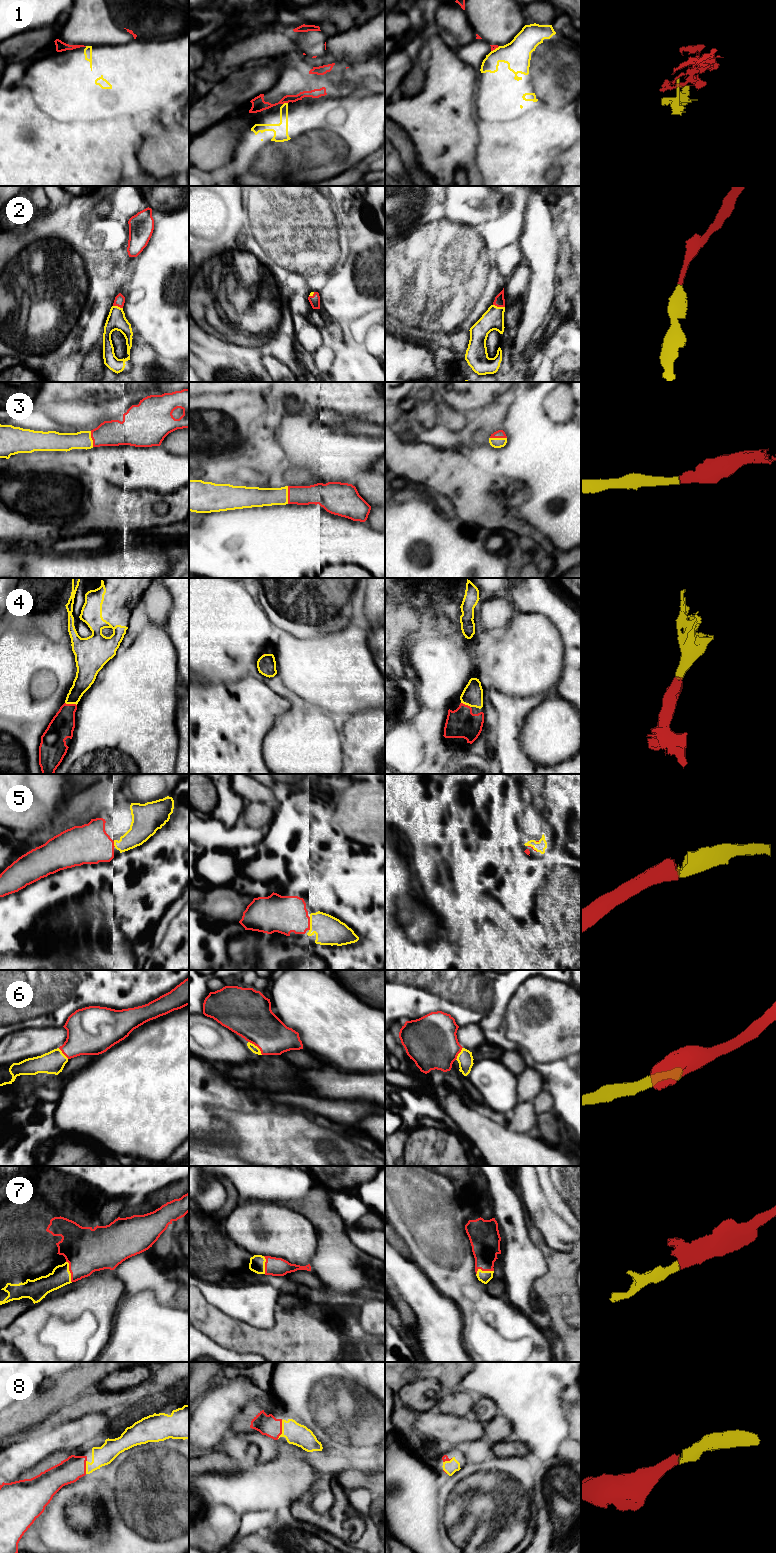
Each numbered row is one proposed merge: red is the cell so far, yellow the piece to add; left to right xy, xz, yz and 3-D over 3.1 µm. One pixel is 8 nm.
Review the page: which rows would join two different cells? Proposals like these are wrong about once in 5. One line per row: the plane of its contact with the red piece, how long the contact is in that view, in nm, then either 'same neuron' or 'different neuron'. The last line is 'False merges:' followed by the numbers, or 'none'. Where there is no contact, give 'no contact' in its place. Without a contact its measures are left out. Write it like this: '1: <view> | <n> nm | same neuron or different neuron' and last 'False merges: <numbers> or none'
1: xz | 40 nm | different neuron
2: yz | 100 nm | same neuron
3: xz | 140 nm | same neuron
4: xy | 100 nm | same neuron
5: xz | 110 nm | same neuron
6: xz | 160 nm | same neuron
7: xy | 180 nm | same neuron
8: xz | 160 nm | same neuron
False merges: 1

